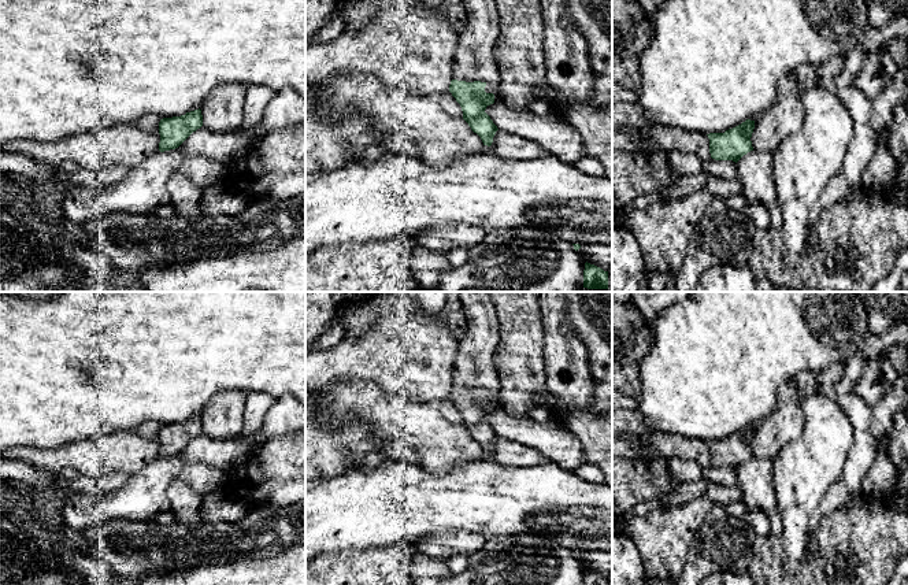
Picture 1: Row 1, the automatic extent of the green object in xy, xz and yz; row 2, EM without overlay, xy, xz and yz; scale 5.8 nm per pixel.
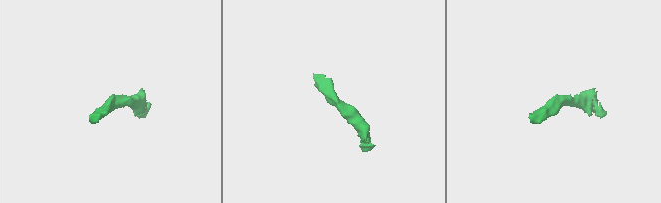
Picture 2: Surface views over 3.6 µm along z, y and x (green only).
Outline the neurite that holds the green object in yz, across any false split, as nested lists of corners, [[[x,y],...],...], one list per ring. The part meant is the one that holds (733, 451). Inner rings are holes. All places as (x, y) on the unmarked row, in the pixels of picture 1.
[[[746,426],[724,440],[703,441],[666,432],[649,432],[644,438],[635,436],[612,436],[612,456],[635,459],[642,448],[652,449],[659,458],[677,458],[698,463],[701,467],[738,469],[753,458],[752,440],[755,427]]]

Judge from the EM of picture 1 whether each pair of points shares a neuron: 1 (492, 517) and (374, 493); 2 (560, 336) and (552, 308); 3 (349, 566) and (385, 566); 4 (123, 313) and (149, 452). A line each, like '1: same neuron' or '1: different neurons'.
1: same neuron
2: same neuron
3: same neuron
4: different neurons

